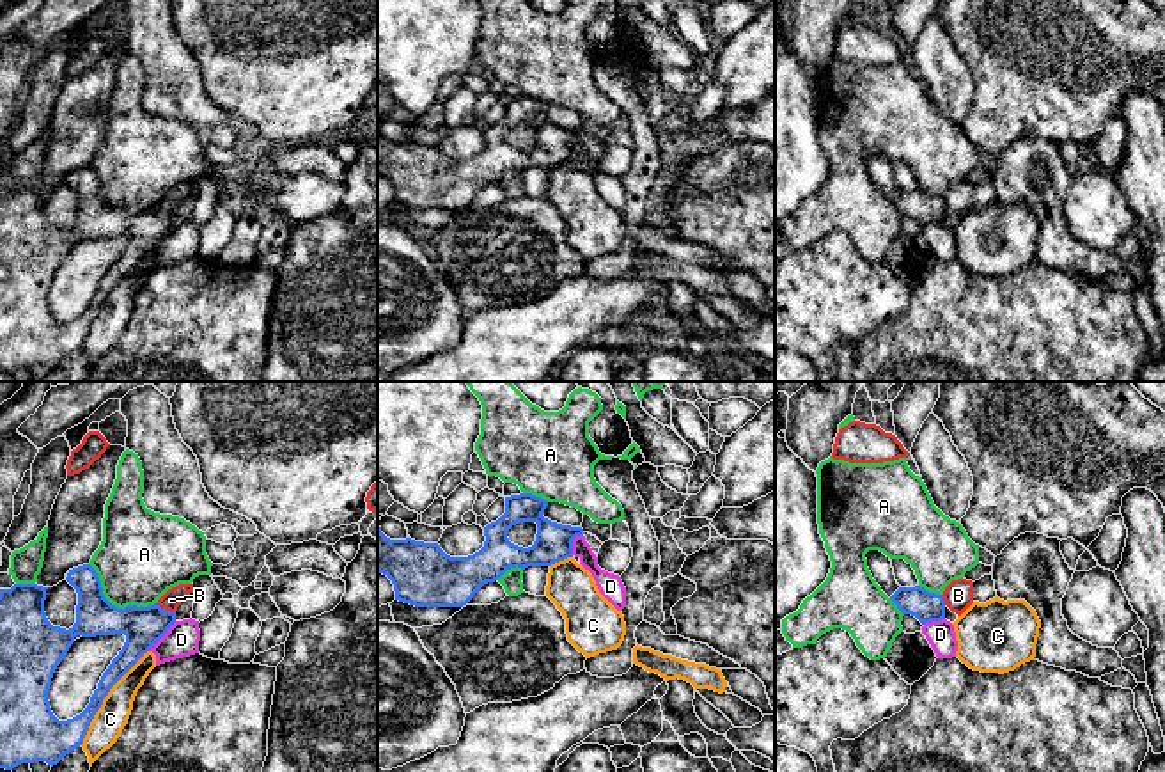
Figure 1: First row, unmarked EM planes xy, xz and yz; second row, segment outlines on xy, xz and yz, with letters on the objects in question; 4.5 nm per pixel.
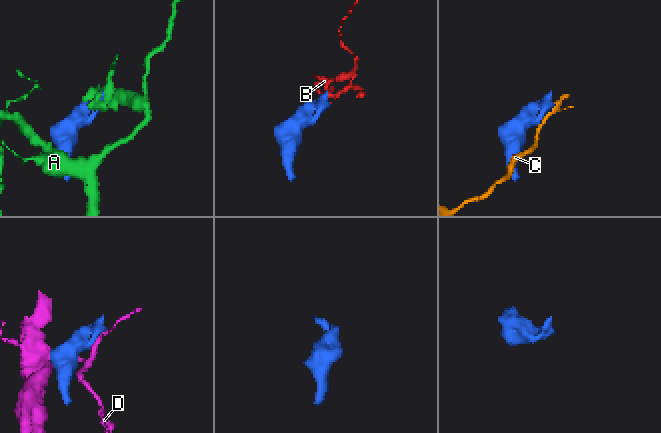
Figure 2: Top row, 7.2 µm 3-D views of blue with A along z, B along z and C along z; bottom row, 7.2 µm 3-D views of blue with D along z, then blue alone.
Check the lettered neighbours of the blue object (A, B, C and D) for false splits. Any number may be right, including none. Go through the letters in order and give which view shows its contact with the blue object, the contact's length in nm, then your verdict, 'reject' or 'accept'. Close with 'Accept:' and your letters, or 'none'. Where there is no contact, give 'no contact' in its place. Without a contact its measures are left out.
A: xy | 360 nm | reject
B: xy | 100 nm | reject
C: xy | 460 nm | reject
D: xy | 190 nm | reject
Accept: none

